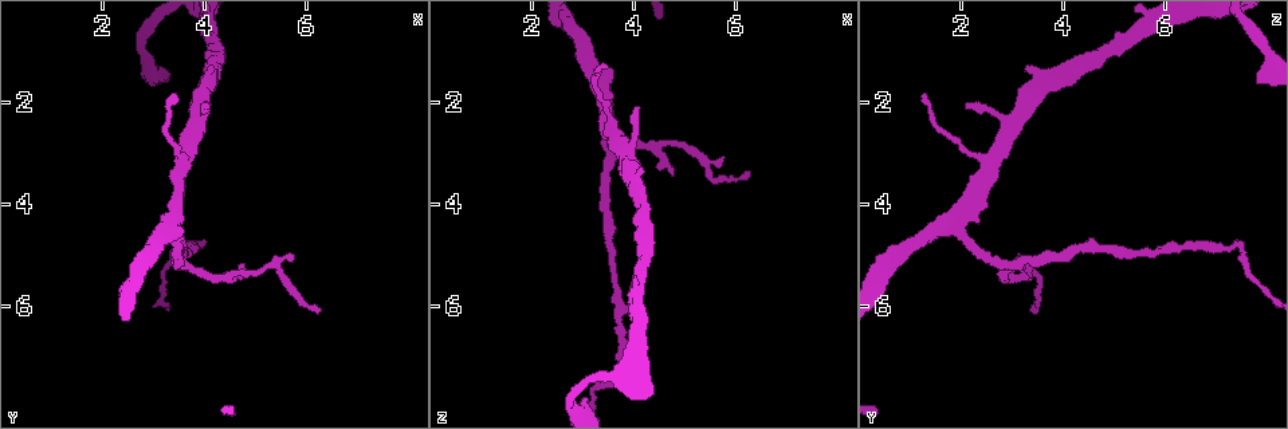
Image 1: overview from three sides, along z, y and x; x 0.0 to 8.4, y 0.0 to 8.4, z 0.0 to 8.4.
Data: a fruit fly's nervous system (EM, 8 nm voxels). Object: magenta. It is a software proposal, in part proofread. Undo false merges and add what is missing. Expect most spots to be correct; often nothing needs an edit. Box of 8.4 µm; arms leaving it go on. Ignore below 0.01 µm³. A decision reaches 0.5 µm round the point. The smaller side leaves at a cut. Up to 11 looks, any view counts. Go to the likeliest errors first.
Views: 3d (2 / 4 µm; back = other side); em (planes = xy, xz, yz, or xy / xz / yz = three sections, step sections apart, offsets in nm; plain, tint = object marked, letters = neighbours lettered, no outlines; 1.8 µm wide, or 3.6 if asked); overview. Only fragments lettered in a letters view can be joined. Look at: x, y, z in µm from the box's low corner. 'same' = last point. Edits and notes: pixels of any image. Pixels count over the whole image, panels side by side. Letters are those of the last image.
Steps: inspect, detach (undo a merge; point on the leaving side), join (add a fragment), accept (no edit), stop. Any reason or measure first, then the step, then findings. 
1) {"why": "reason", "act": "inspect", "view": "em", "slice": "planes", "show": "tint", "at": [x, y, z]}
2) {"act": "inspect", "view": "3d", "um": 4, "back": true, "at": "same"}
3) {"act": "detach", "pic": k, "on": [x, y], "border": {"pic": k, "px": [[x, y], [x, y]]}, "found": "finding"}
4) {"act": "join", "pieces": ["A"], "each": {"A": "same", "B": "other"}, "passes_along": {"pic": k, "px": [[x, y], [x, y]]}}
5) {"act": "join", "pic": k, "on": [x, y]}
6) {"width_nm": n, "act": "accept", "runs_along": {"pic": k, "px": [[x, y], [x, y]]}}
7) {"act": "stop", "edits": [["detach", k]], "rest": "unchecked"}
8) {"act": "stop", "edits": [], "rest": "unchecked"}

{"why": "long arm stops here", "act": "inspect", "view": "em", "um": 3.6, "slice": "yz", "step": 8, "show": "plain", "at": [3.00, 1.70, 7.80]}

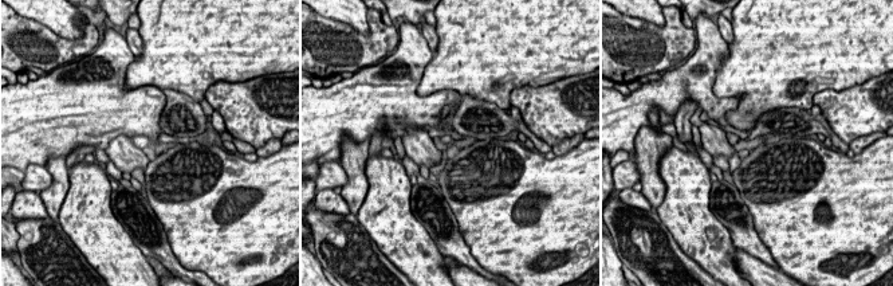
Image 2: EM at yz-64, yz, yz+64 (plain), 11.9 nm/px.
{"act": "inspect", "view": "em", "um": 3.6, "slice": "yz", "step": 8, "show": "letters", "at": "same"}

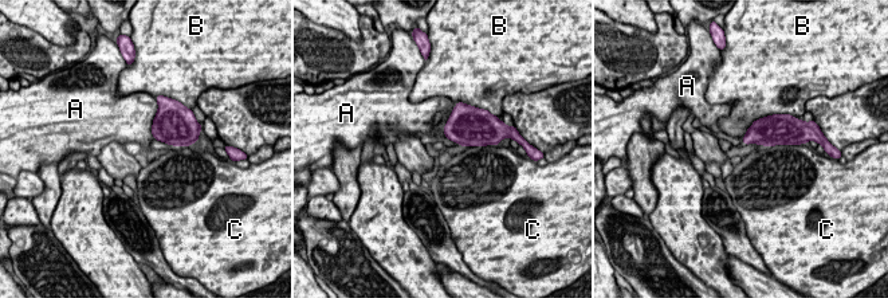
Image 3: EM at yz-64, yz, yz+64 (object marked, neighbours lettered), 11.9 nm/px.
{"act": "accept", "each": {"A": "other", "B": "other", "C": "other"}, "border": {"pic": 3, "px": [[158, 106], [152, 125], [153, 138]]}, "found": "none of them fits"}

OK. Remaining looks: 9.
{"why": "tapers out", "act": "inspect", "view": "em", "um": 3.6, "slice": "planes", "show": "letters", "at": [4.75, 5.15, 3.35]}

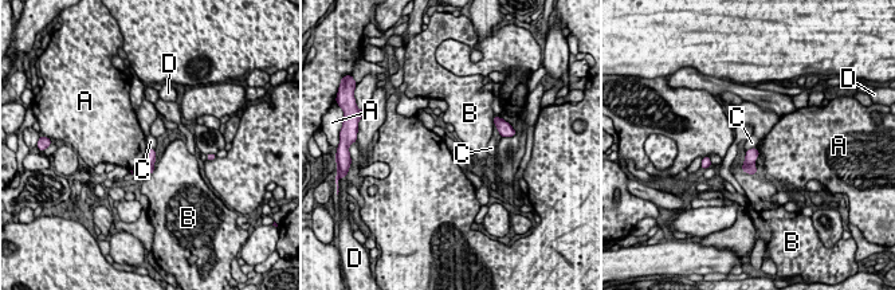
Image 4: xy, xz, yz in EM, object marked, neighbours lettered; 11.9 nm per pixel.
{"act": "accept", "each": {"A": "other", "B": "other", "C": "other", "D": "other"}, "border": {"pic": 4, "px": [[756, 147], [746, 151]]}, "found": "no lettered fragment goes on from it"}

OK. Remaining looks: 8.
{"act": "inspect", "view": "3d", "um": 2, "at": [3.40, 4.25, 1.90]}

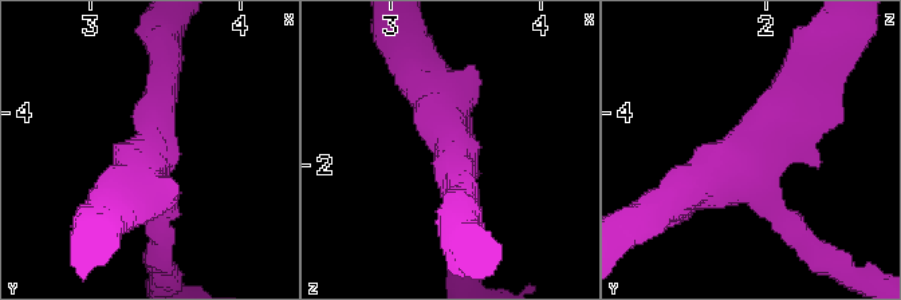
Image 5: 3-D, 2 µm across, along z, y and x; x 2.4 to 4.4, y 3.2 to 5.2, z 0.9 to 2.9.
{"arms": 3, "arm_widths_nm": [170, 240, 280], "act": "inspect", "view": "em", "slice": "planes", "show": "plain", "at": [3.44, 4.30, 1.90]}

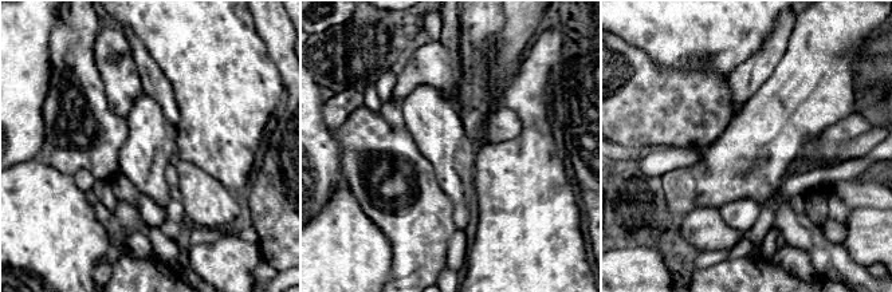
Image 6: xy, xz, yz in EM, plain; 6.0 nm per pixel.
{"act": "inspect", "view": "em", "slice": "planes", "show": "letters", "at": "same"}

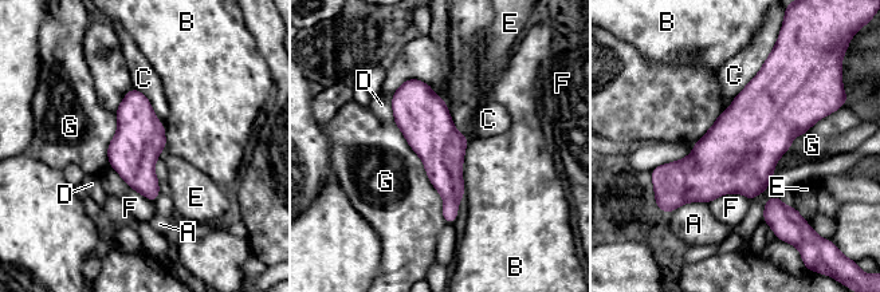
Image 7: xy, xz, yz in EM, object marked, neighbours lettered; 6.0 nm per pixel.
{"longest_contact_nm": ["G", 700], "act": "accept", "each": {"A": "other", "B": "other", "C": "other", "D": "other", "E": "other", "F": "other", "G": "other"}, "runs_along": {"pic": 7, "px": [[411, 82], [442, 148], [450, 220]]}, "found": "all the same neuron"}

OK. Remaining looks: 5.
{"why": "thin end", "act": "inspect", "view": "em", "slice": "xy", "step": 16, "show": "letters", "at": [4.15, 2.15, 2.10]}

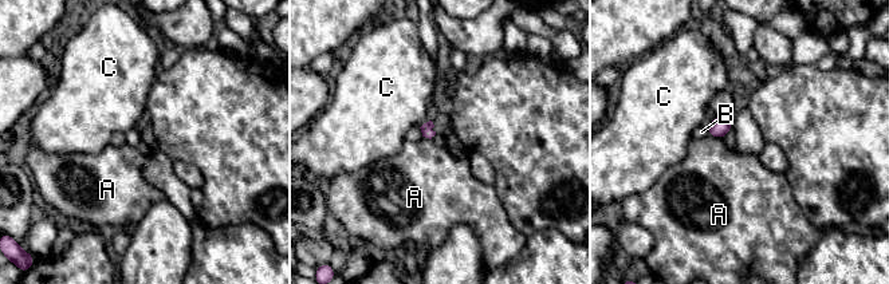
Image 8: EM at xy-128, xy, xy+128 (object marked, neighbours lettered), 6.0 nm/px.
{"act": "accept", "each": {"A": "other", "B": "other", "C": "other"}, "border": {"pic": 8, "px": [[709, 134], [722, 138]]}, "found": "no lettered fragment goes on from it"}

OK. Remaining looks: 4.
{"act": "stop", "edits": [], "rest": "unchecked"}

